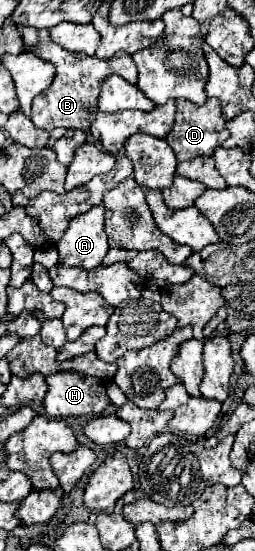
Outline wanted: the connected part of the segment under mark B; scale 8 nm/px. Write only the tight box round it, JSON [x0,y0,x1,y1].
[16,26,138,132]

